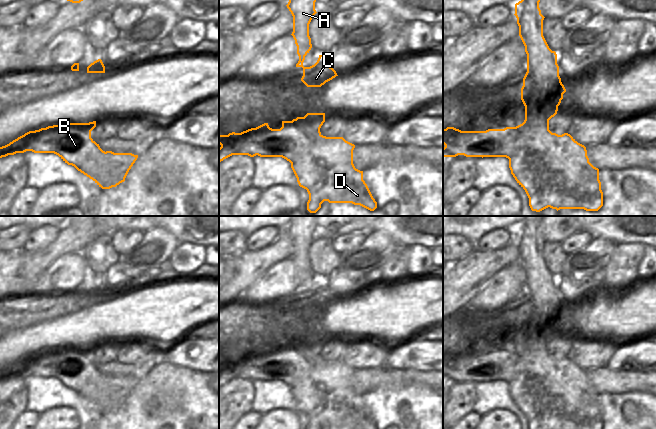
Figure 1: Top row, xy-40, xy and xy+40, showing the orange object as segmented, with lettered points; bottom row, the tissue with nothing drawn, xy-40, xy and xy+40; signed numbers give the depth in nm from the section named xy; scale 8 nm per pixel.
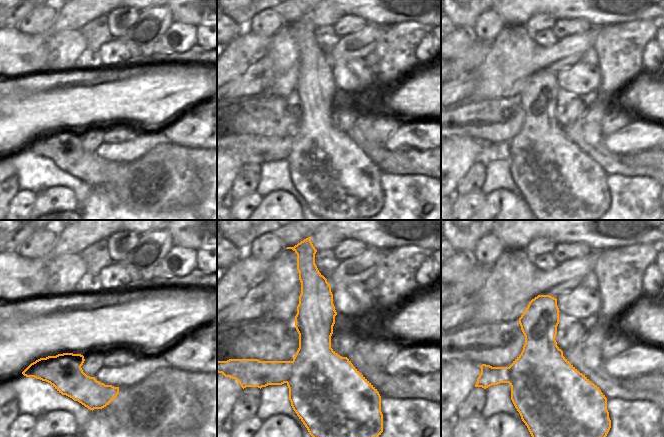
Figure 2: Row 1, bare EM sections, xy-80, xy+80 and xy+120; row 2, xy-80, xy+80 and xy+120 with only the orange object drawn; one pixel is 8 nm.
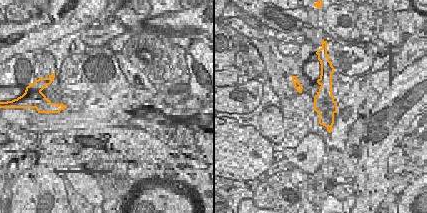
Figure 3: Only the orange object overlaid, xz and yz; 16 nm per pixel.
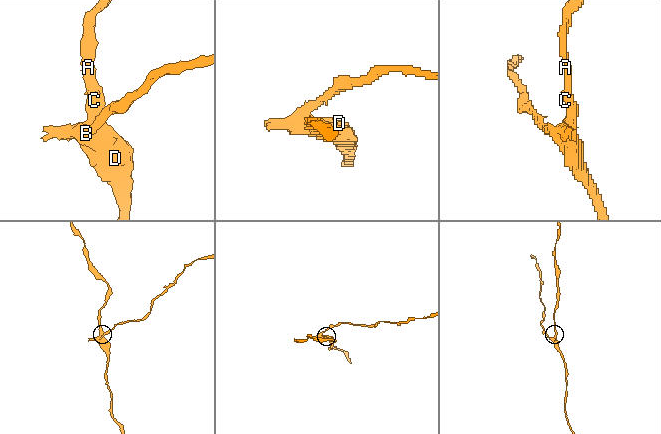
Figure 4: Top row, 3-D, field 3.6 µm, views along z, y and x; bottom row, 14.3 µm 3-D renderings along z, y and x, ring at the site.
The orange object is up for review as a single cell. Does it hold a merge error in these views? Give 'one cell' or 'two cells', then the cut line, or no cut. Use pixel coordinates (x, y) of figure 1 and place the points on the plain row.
two cells; cut xy-40 (111, 378), (105, 384), (89, 383), (81, 390), (75, 391)

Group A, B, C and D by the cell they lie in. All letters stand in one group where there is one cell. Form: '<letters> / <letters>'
A C D / B

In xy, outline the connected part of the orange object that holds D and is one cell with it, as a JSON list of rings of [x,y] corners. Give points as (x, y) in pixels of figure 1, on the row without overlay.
[[[326,361],[305,373],[300,383],[291,387],[291,392],[300,411],[307,414],[307,429],[329,427],[352,427],[354,429],[377,429],[367,408],[363,404],[363,395],[353,388],[355,369],[343,361]]]

